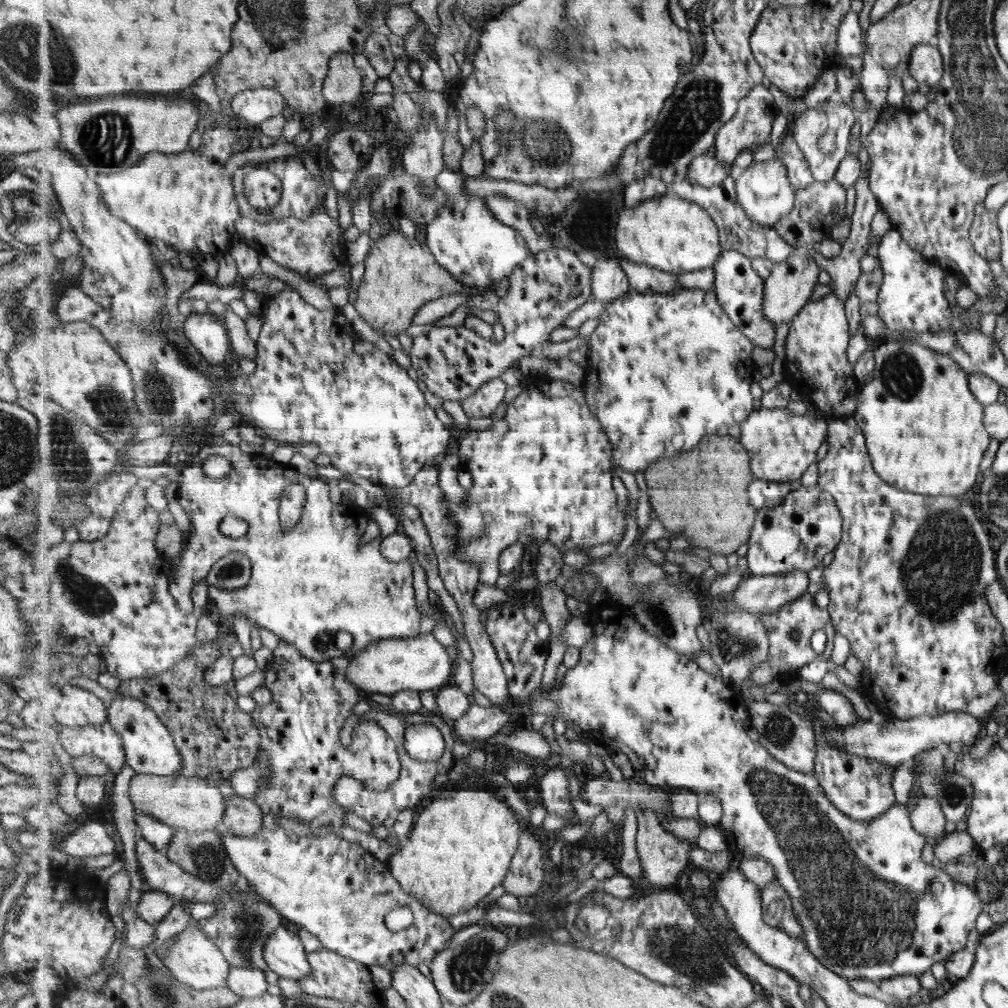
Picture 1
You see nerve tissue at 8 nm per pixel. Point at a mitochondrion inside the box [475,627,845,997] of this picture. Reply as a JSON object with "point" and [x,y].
{"point":[687,953]}

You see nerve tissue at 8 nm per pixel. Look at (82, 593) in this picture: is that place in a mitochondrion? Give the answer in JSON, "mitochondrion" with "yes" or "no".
{"mitochondrion":"yes"}

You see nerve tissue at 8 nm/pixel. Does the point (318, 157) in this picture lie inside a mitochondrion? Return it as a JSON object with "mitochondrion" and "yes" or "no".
{"mitochondrion":"no"}

